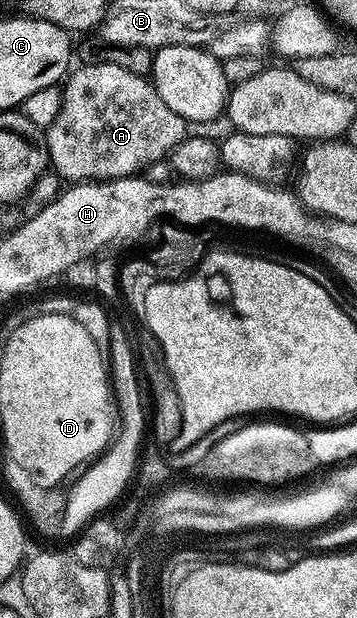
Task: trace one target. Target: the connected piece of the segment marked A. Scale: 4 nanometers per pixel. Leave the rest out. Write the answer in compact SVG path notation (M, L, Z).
M82 63L69 72L65 80L62 105L56 121L45 128L44 142L49 155L49 166L66 181L101 181L128 179L137 176L152 162L163 161L170 150L188 134L188 124L180 113L172 113L156 93L147 76L128 73L120 65Z

